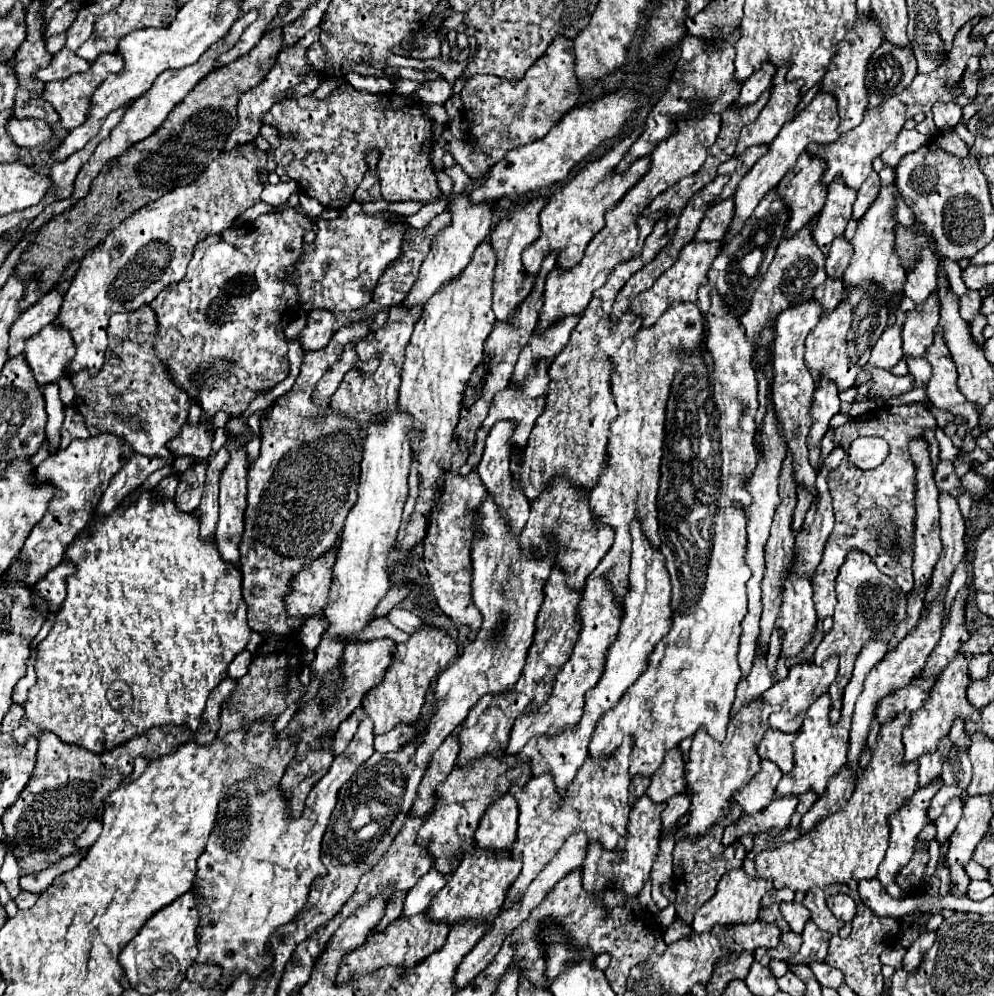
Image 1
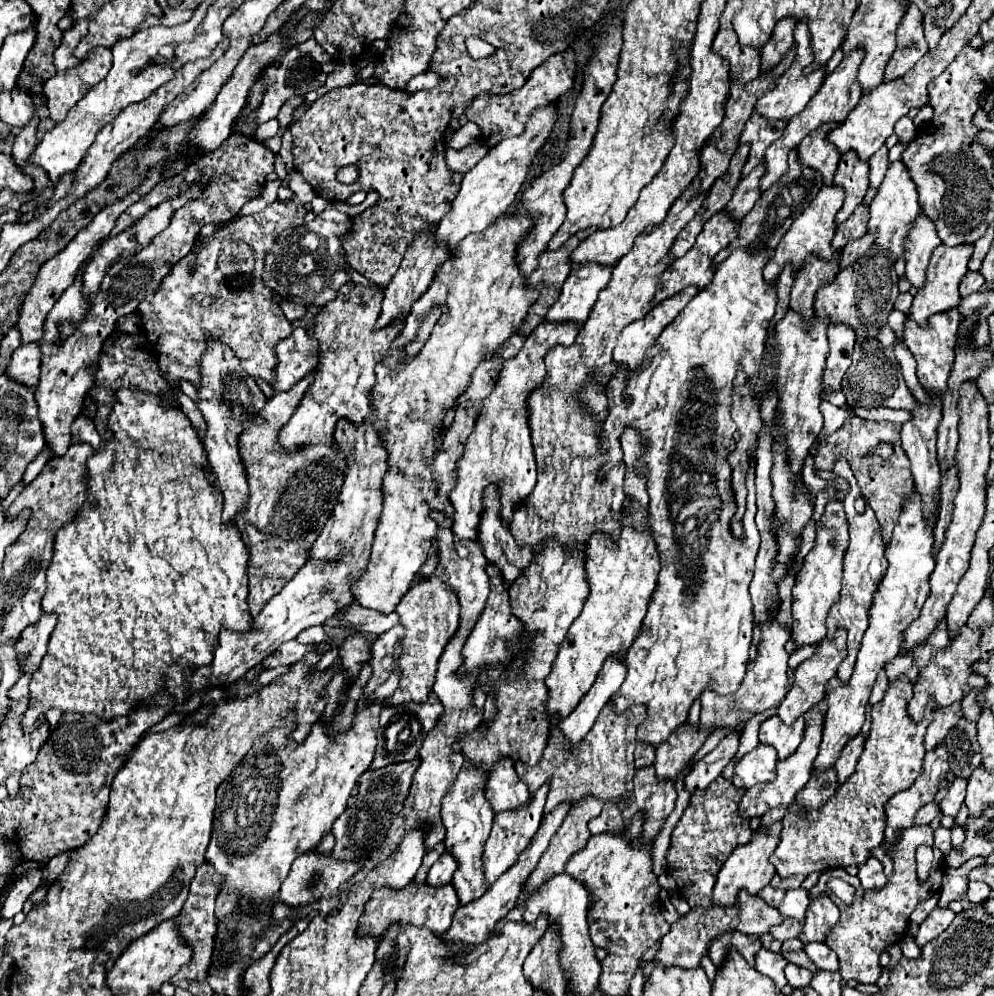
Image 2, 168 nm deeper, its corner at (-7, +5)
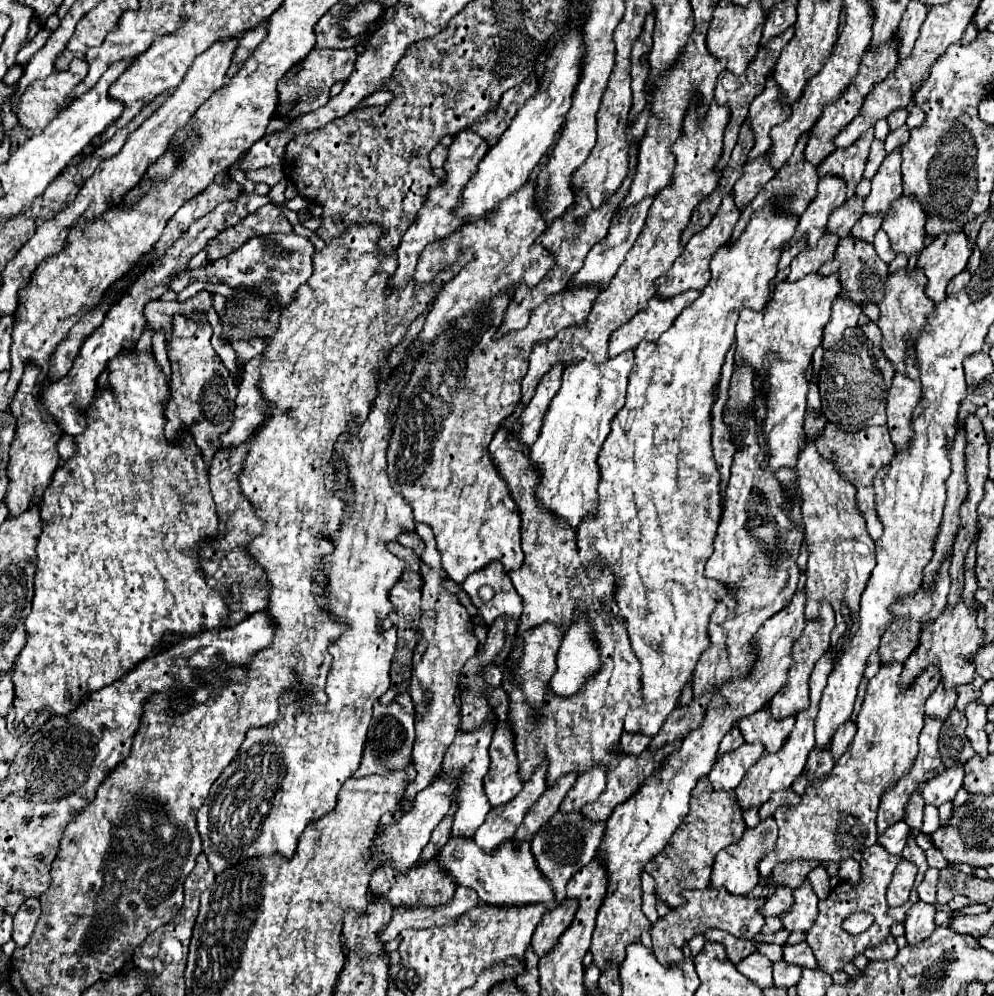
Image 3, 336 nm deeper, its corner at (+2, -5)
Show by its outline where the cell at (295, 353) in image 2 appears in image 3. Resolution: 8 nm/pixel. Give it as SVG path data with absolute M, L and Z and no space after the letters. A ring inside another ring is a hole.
M261 356L253 358L245 366L245 378L239 386L239 394L235 400L235 412L233 412L233 424L227 432L221 434L217 448L237 448L241 446L249 434L265 420L269 414L269 404L261 400L261 394L255 390L257 382L257 368L259 368Z

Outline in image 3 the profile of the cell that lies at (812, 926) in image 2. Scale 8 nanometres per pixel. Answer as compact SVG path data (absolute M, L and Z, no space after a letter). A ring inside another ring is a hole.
M807 880L799 888L793 890L793 898L795 898L793 906L781 916L783 926L789 932L797 932L797 930L807 932L813 926L813 920L817 920L819 898Z

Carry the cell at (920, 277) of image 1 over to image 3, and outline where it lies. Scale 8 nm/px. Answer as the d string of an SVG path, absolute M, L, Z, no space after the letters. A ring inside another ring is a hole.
M899 196L889 212L885 214L885 220L883 220L883 230L887 232L889 240L891 240L891 248L899 254L899 252L905 252L907 256L913 256L917 252L923 250L923 238L925 238L925 212L923 212L923 206L919 204L919 200L915 196Z

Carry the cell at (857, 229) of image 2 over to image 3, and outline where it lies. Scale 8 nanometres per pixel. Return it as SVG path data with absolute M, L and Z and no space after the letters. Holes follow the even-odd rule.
M851 196L847 198L841 206L837 206L831 216L829 216L829 224L827 230L837 234L839 238L851 232L851 226L863 216L863 198L861 196Z

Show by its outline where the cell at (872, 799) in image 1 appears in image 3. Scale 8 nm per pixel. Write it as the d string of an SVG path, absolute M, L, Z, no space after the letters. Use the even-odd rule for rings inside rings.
M901 662L881 664L879 672L869 680L863 706L857 714L857 734L845 754L835 762L835 768L823 780L815 780L805 788L797 806L781 806L773 814L779 824L779 838L773 852L757 864L761 878L767 878L773 868L789 860L845 860L851 858L855 846L843 844L865 844L865 848L877 842L875 814L879 808L881 792L895 784L913 764L917 756L917 738L923 728L925 700L933 694L941 682L939 666L925 668L917 680L903 690L901 688Z

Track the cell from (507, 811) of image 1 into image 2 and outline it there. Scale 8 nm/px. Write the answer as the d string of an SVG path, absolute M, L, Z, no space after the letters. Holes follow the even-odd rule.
M502 760L490 774L486 784L486 800L494 814L506 810L518 810L528 802L528 786L516 776L514 762Z

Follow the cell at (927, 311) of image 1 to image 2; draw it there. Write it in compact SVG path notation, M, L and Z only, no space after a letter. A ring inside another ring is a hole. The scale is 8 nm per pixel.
M940 244L938 250L934 250L934 258L928 266L928 280L926 280L926 286L922 290L918 290L918 294L914 296L914 302L912 302L912 308L908 312L910 320L914 320L920 328L926 328L928 326L928 318L938 314L938 312L946 312L946 310L952 310L958 306L960 302L960 294L958 294L958 286L962 282L962 278L966 276L968 272L968 260L970 260L970 254L972 254L972 244L966 244L966 246L956 246L956 248L950 248L950 246L944 246Z

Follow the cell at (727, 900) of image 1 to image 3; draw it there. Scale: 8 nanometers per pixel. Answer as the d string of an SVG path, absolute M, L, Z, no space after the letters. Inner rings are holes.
M769 816L765 820L761 820L757 826L747 828L741 836L739 842L731 844L729 848L723 848L717 856L715 856L715 864L713 864L713 874L711 874L711 886L723 886L727 888L731 894L735 896L745 896L747 892L751 892L757 884L759 884L759 870L757 870L757 862L765 856L765 852L773 850L773 844L777 840L777 824L775 818Z

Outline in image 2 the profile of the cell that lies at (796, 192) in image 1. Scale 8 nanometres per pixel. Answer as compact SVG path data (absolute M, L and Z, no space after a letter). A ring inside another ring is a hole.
M822 126L822 130L814 130L814 134L810 134L810 138L804 138L802 146L798 146L798 162L820 172L824 186L832 186L832 178L840 162L838 148L826 140L826 134L832 128L834 126Z

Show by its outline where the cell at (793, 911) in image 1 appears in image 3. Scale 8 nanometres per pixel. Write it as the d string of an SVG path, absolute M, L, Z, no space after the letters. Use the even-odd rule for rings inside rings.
M787 884L775 888L775 892L767 898L767 902L759 908L763 916L781 916L793 904L793 894Z

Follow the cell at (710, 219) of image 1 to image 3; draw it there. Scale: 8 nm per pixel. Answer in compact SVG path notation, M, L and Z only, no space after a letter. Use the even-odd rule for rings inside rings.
M767 152L761 154L759 158L751 160L743 168L743 176L737 180L733 194L735 194L735 204L739 210L751 204L751 200L761 192L761 188L775 176L777 170L771 168Z

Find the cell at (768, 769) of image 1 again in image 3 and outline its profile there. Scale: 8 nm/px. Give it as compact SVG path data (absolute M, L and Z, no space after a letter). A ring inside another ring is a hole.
M745 742L743 746L719 756L715 760L711 772L707 774L713 788L717 788L717 790L737 788L737 784L743 780L745 772L761 758L763 750L765 750L765 746L761 742L751 742L751 744Z

